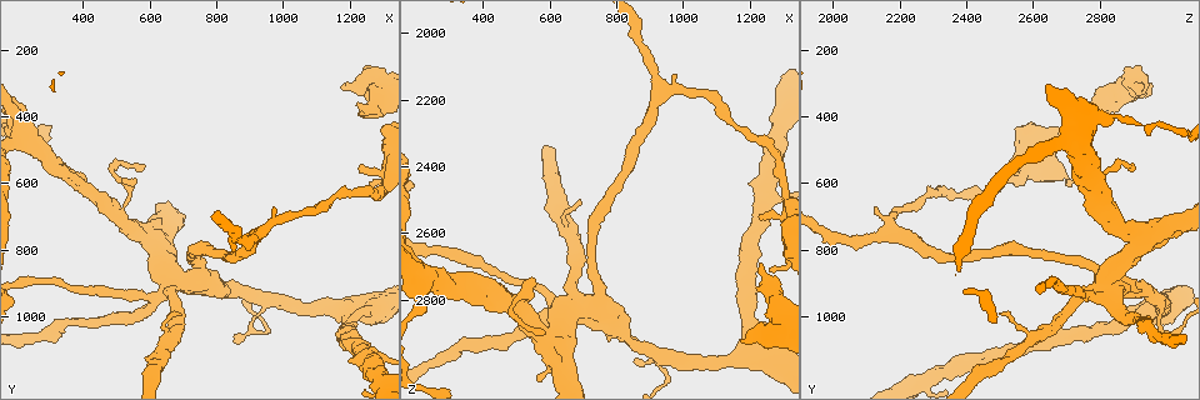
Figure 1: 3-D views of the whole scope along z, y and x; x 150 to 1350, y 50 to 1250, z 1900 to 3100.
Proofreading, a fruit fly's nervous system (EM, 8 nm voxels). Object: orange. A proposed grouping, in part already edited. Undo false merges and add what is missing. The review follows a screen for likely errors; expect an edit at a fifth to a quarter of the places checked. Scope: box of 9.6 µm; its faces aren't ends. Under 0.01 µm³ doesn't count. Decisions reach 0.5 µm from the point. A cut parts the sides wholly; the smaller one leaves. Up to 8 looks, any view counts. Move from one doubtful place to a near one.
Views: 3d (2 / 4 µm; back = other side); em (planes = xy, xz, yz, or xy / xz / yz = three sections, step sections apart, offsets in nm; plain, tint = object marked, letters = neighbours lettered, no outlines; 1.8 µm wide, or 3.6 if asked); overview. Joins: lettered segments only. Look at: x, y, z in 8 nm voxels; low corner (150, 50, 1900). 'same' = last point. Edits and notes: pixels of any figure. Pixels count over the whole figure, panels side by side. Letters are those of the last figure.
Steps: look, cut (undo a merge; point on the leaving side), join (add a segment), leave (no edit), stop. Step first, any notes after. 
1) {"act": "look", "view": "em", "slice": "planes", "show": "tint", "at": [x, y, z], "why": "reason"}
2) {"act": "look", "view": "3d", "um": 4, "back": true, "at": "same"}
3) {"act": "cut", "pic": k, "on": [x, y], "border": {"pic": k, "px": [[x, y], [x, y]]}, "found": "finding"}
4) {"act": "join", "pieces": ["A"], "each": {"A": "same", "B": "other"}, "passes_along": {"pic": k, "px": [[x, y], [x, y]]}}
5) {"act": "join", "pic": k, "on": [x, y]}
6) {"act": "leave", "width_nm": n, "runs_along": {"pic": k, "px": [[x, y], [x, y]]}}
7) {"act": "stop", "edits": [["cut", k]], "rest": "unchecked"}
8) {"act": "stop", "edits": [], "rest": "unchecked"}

{"act": "look", "view": "3d", "um": 2, "at": [1170, 300, 2920], "why": "free end"}

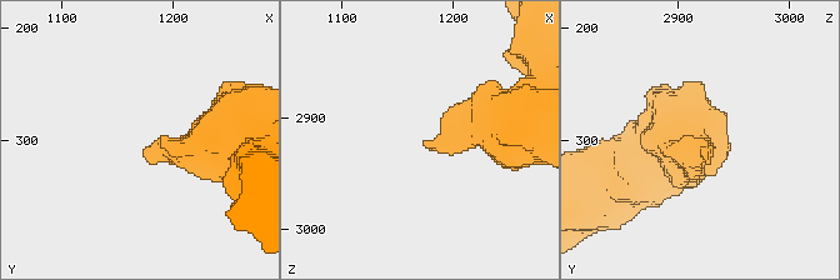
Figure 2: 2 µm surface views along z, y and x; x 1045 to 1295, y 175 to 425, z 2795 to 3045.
{"act": "look", "view": "em", "slice": "xz", "step": 8, "show": "letters", "at": [1174, 312, 2924]}

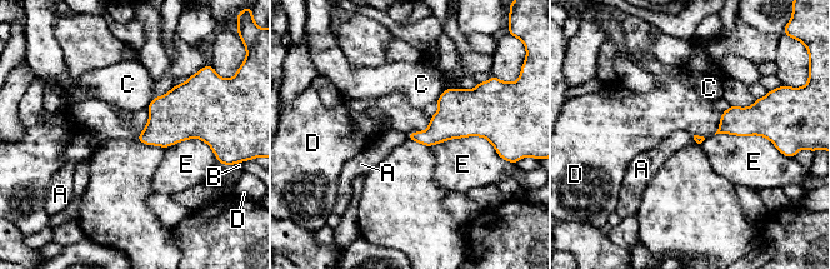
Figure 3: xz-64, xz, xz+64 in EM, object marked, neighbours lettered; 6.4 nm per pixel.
{"act": "look", "view": "em", "slice": "planes", "show": "letters", "at": "same", "why": "cut it another way"}

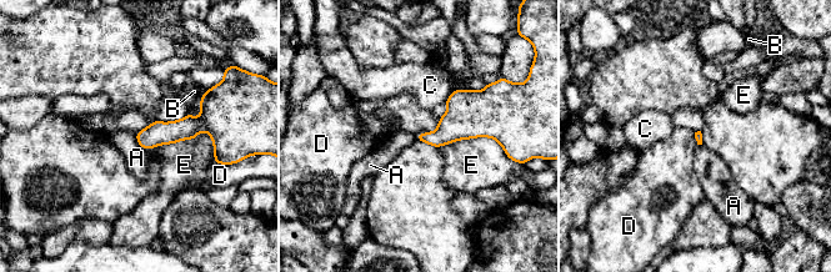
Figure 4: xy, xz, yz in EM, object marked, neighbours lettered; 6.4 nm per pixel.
{"act": "leave", "each": {"A": "other", "B": "other", "C": "other", "D": "other", "E": "other"}, "border": {"pic": 4, "px": [[439, 119], [432, 131], [416, 135]]}, "found": "none of them fits"}

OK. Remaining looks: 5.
{"act": "look", "view": "em", "slice": "planes", "show": "letters", "at": [510, 700, 2820], "why": "calibre changes"}

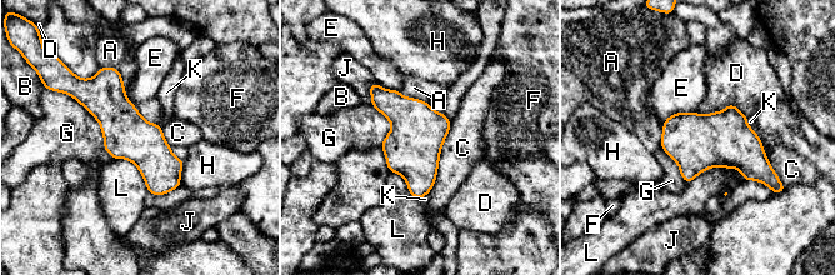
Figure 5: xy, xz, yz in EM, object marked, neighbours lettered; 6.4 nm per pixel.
{"act": "leave", "each": {"A": "other", "B": "other", "C": "other", "D": "other", "E": "other", "F": "other", "G": "other", "H": "other", "J": "other", "K": "other", "L": "other"}, "found": "continuous, no second cell"}

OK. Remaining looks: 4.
{"act": "look", "view": "3d", "um": 4, "at": [700, 890, 2830], "why": "four or more arms meet"}

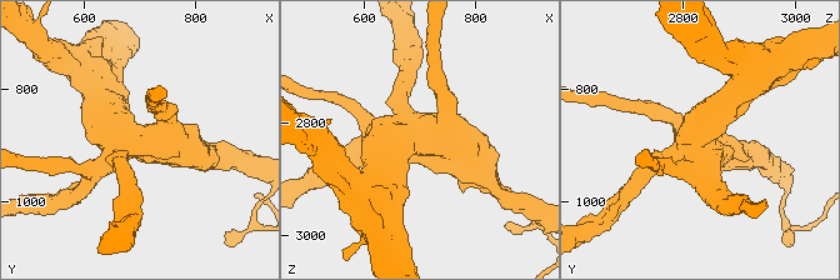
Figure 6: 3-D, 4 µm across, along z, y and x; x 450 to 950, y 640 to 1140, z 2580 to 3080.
{"act": "look", "view": "em", "um": 3.6, "slice": "planes", "show": "tint", "at": [705, 895, 2830], "why": "shape alone is not enough"}

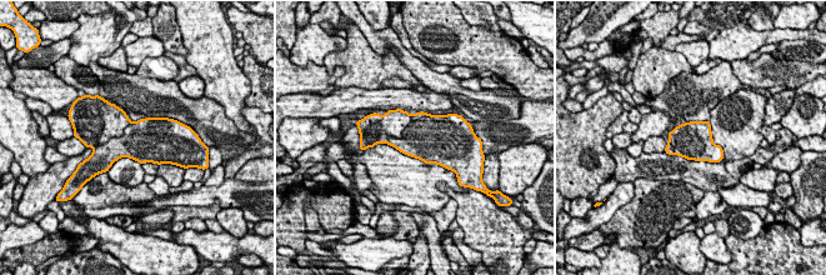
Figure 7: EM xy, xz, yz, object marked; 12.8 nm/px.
{"act": "look", "view": "em", "um": 3.6, "slice": "planes", "show": "letters", "at": "same"}

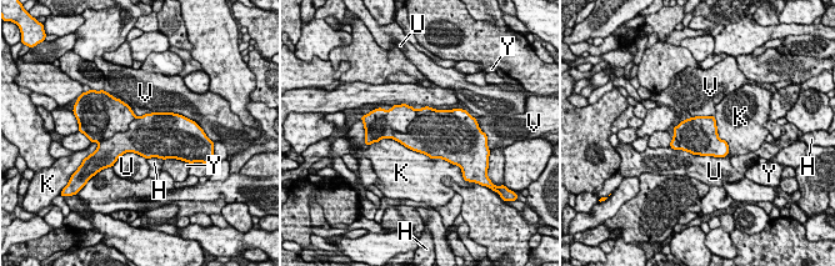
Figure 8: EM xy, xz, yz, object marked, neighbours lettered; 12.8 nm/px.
{"act": "cut", "pic": 8, "on": [106, 118], "each": {"H": "other", "K": "other", "U": "other", "V": "other", "Y": "other"}, "border": {"pic": 8, "px": [[136, 116], [125, 131], [99, 142]]}, "found": "a second cell is stuck on"}

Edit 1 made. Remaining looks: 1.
{"act": "stop", "edits": [["cut", 8]], "rest": "unchecked"}

